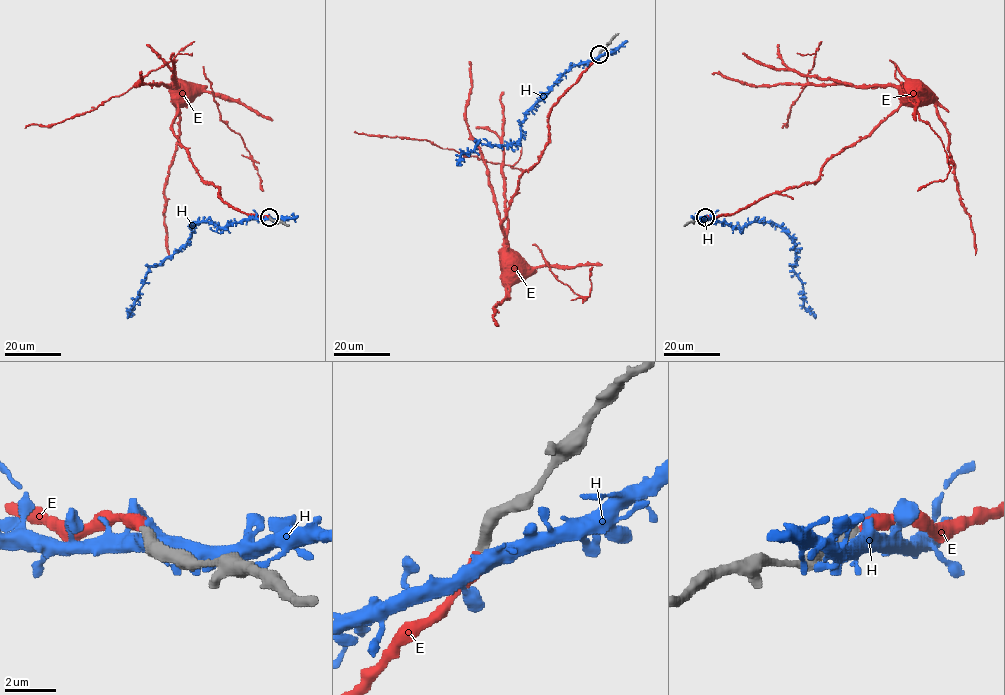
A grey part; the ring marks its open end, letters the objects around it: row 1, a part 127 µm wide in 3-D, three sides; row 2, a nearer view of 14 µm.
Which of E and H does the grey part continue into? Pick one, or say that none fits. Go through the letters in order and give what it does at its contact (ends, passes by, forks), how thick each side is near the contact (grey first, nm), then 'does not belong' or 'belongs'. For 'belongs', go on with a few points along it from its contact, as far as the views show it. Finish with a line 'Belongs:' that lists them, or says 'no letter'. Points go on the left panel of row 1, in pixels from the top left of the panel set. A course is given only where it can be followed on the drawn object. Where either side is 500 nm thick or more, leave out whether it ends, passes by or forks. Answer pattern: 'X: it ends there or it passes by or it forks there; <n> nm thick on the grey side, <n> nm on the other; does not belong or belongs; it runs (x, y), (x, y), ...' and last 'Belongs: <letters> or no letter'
E: it ends there; 400 nm thick on the grey side, 440 nm on the other; belongs; it runs (269, 217), (233, 208), (219, 196), (218, 188), (202, 179), (172, 127), (178, 110), (172, 92), (177, 86)
H: 440 nm thick on the grey side, 550 nm on the other; does not belong
Belongs: E

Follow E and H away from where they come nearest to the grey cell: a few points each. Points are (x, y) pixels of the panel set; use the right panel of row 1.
E: (705, 217), (731, 215), (772, 193), (811, 184), (830, 158), (865, 138), (915, 92), (916, 87), (907, 86)
H: (705, 217), (737, 227), (753, 222), (776, 224), (794, 243), (793, 271), (803, 286), (803, 305), (815, 315)

